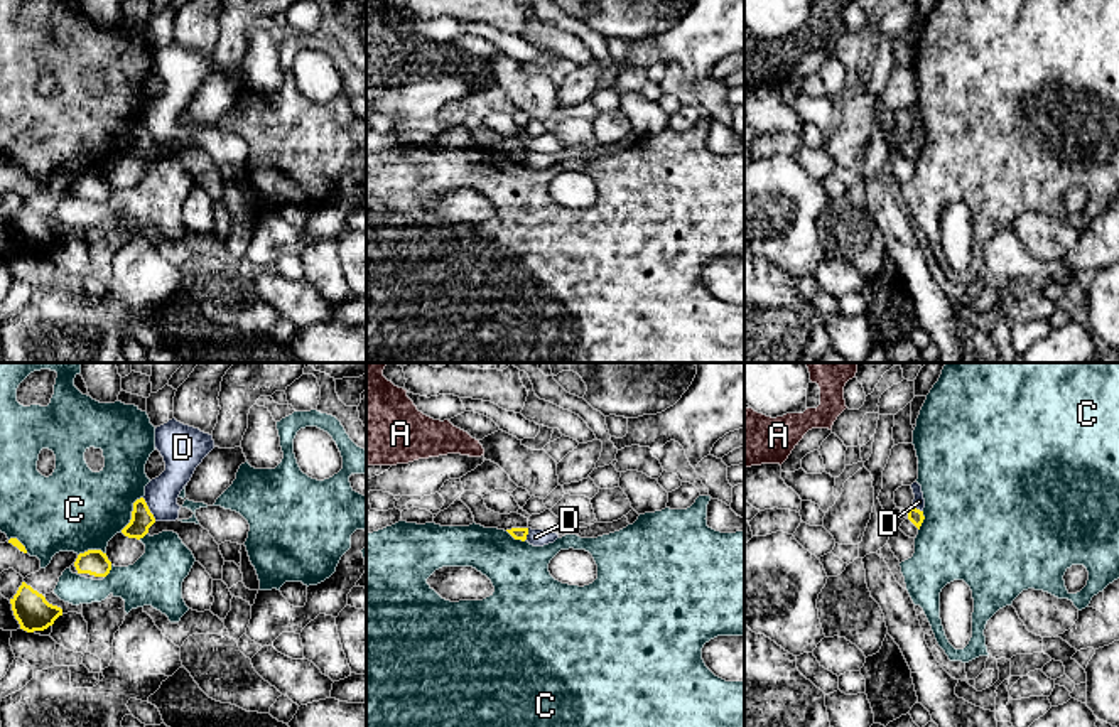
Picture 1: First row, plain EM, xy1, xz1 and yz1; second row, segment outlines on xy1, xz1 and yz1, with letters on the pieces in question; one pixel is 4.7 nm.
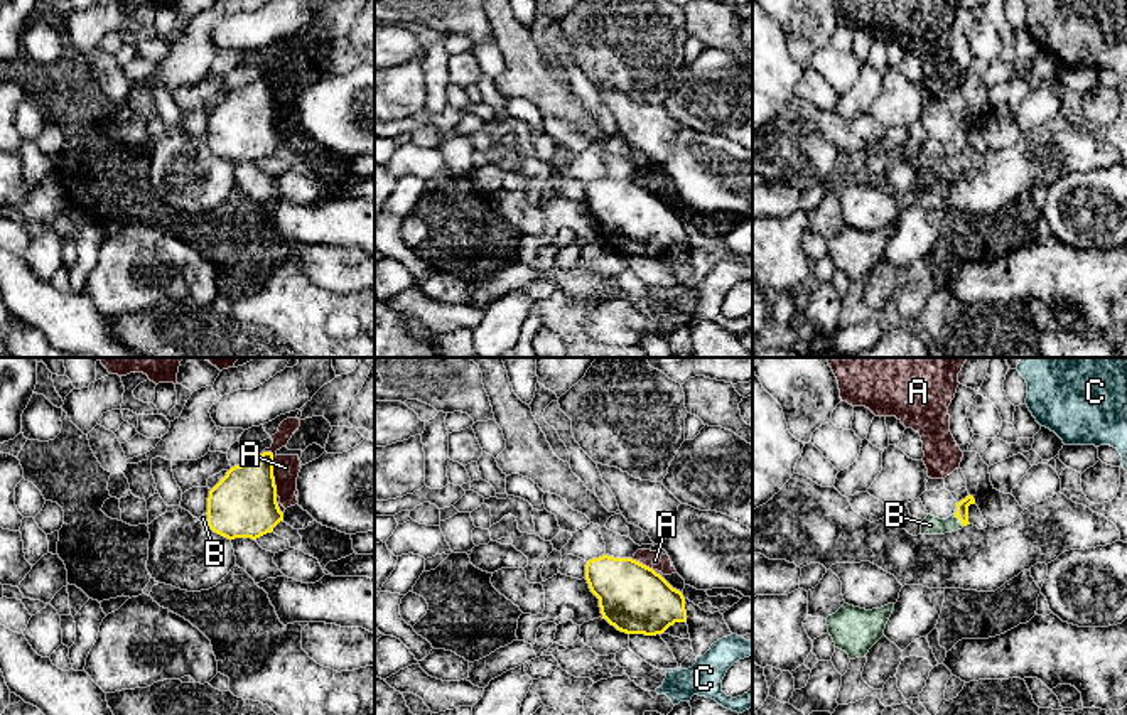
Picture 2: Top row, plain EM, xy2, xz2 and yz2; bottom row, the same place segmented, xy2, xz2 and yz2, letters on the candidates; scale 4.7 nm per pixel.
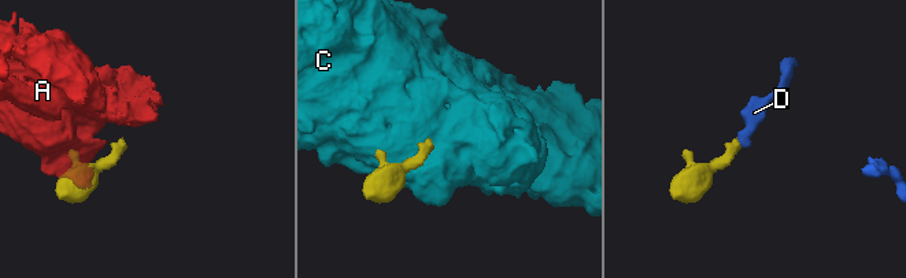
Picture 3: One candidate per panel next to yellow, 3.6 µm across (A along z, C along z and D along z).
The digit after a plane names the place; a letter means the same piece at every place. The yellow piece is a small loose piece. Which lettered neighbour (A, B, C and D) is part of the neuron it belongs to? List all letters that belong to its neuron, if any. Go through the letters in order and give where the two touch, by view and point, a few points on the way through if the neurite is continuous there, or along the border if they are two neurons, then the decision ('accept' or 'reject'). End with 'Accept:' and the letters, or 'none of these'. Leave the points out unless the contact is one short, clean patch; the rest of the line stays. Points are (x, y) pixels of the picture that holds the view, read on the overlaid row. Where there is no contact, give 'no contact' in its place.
A: contact xy2 (272, 471); border xy2 (264, 451), (272, 454), (277, 494); reject
B: contact yz2 (959, 518); way yz2 (962, 508), (959, 518), (949, 525), (930, 525); accept
C: contact xy1 (132, 513); reject
D: contact xy1 (149, 510); border xy1 (142, 498), (156, 520); reject
Accept: B

